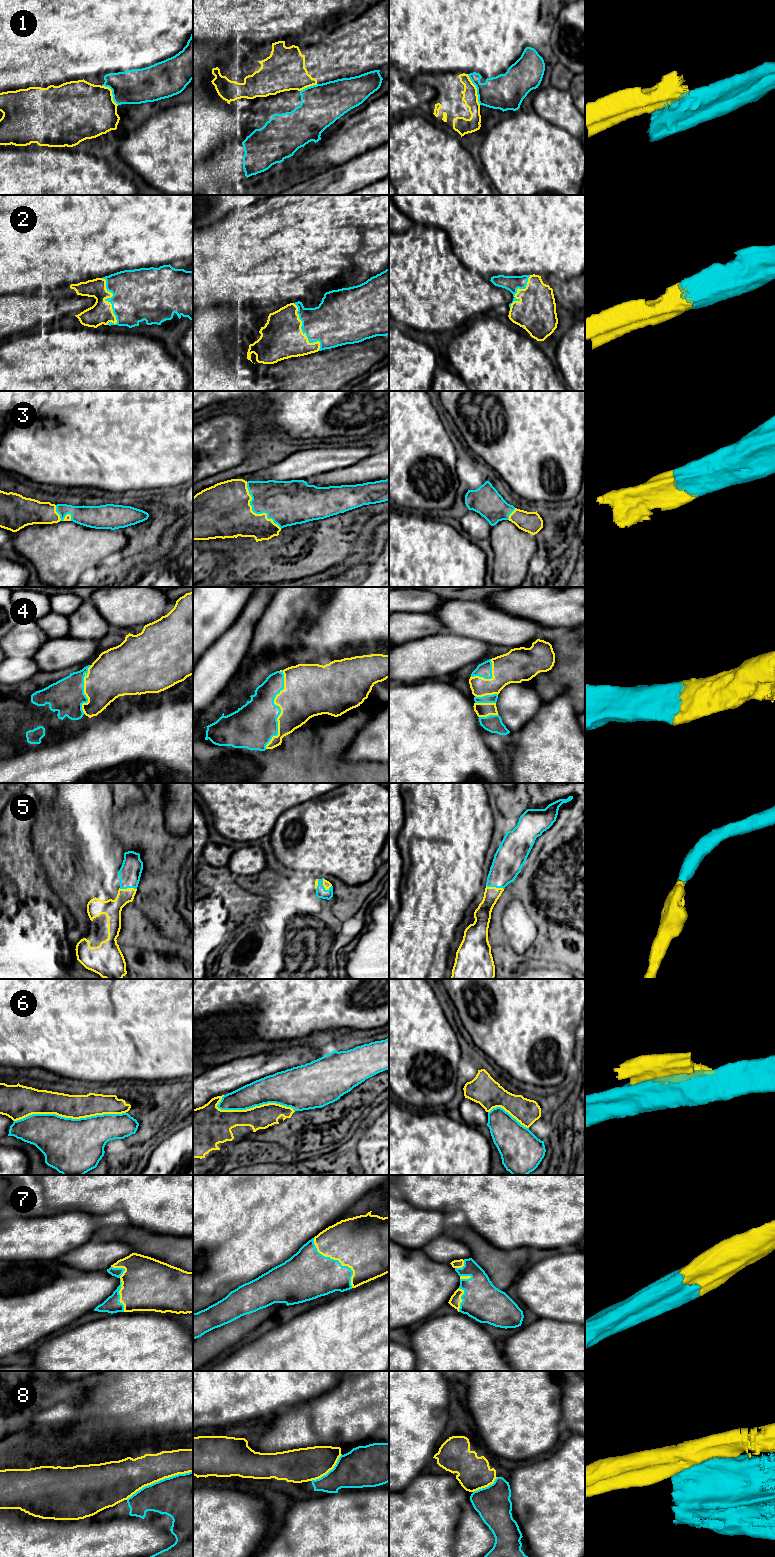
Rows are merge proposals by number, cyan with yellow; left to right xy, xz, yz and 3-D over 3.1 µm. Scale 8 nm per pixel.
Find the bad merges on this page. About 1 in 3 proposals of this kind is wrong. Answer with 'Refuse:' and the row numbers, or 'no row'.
Refuse: 1, 6, 8

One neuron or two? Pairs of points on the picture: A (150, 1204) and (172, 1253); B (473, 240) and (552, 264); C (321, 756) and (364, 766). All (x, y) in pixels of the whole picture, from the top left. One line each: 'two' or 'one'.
A: two
B: one
C: one

